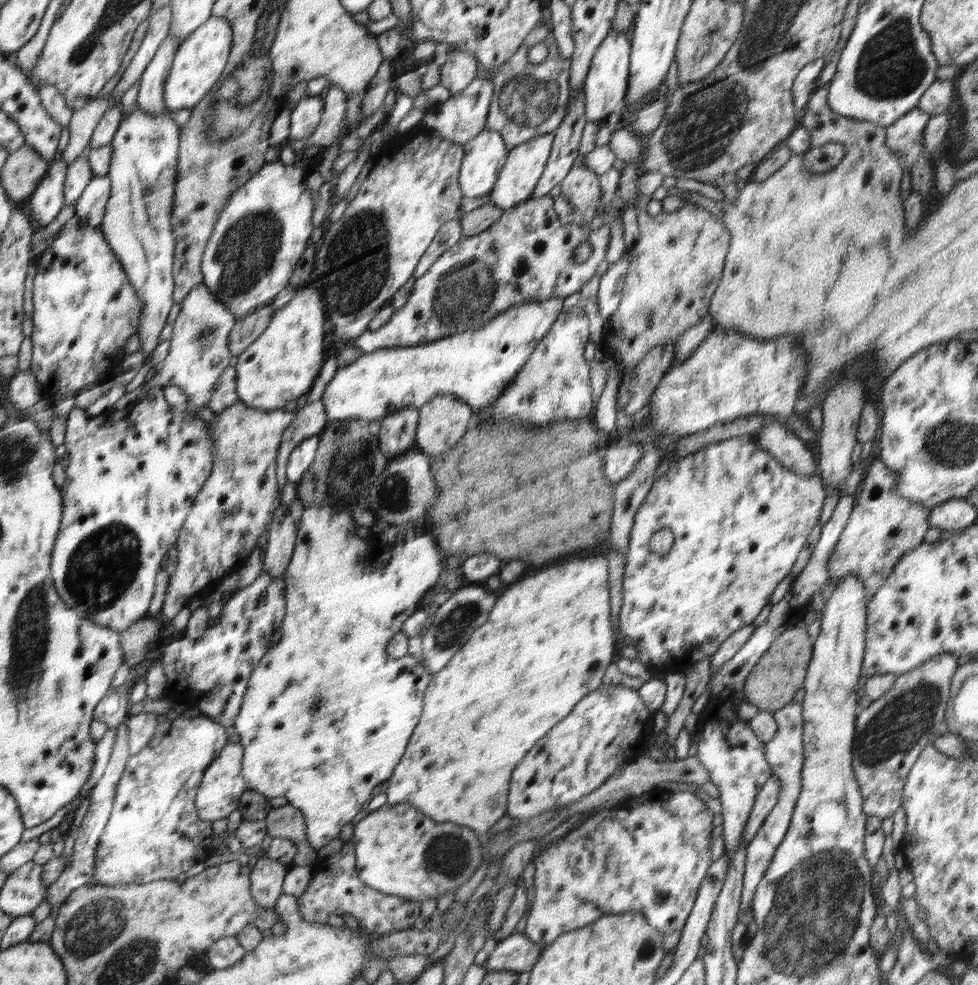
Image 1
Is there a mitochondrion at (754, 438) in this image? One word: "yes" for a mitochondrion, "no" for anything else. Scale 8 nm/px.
no

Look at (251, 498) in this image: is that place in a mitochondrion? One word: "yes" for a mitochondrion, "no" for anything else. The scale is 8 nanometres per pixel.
no

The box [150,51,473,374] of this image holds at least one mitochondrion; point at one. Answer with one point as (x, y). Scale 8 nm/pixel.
(357, 267)

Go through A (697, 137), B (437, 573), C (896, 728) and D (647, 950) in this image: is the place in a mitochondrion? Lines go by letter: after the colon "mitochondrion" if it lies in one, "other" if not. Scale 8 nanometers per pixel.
A: mitochondrion
B: other
C: mitochondrion
D: mitochondrion

